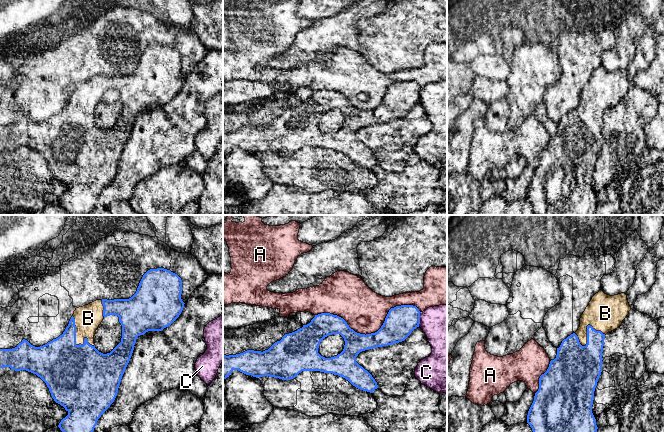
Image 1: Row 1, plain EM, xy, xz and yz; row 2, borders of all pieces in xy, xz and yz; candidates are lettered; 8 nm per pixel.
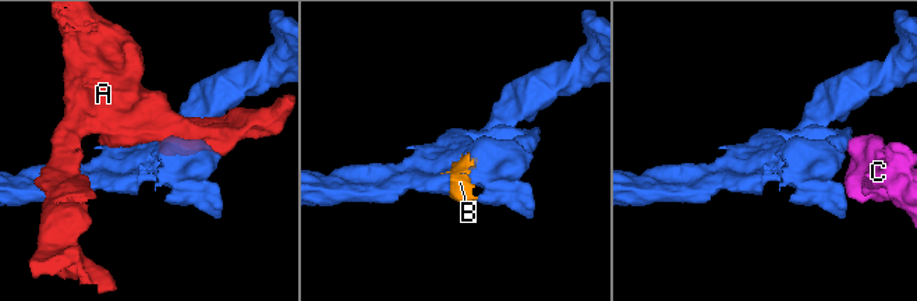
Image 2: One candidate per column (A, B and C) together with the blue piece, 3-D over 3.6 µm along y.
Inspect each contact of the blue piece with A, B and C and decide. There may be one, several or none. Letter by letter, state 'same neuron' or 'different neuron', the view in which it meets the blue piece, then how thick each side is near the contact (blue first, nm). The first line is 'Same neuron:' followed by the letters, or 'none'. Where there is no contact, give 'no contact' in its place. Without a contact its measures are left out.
Same neuron: B
A: different neuron | xz | 240/340 nm
B: same neuron | xy | 460/200 nm
C: different neuron | xz | 240/360 nm

